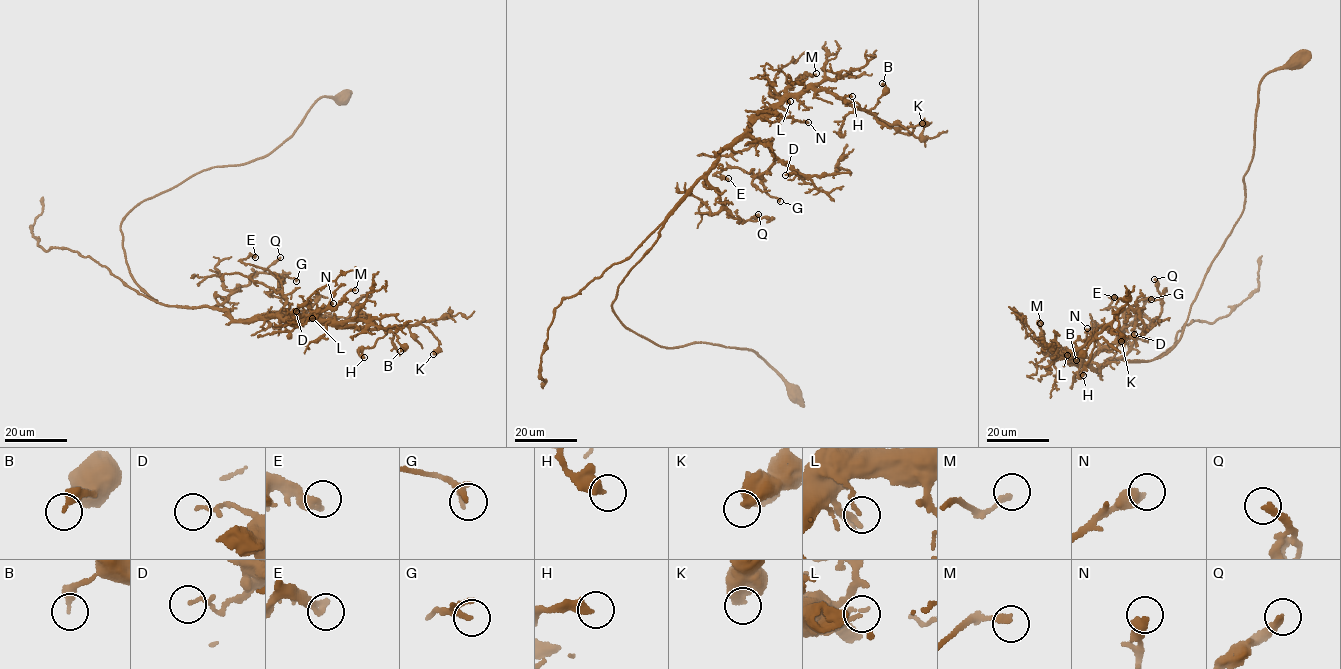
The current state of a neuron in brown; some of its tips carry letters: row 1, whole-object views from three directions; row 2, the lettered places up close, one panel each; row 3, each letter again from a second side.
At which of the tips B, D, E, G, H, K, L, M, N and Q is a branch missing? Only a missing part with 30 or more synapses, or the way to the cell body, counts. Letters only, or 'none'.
N

